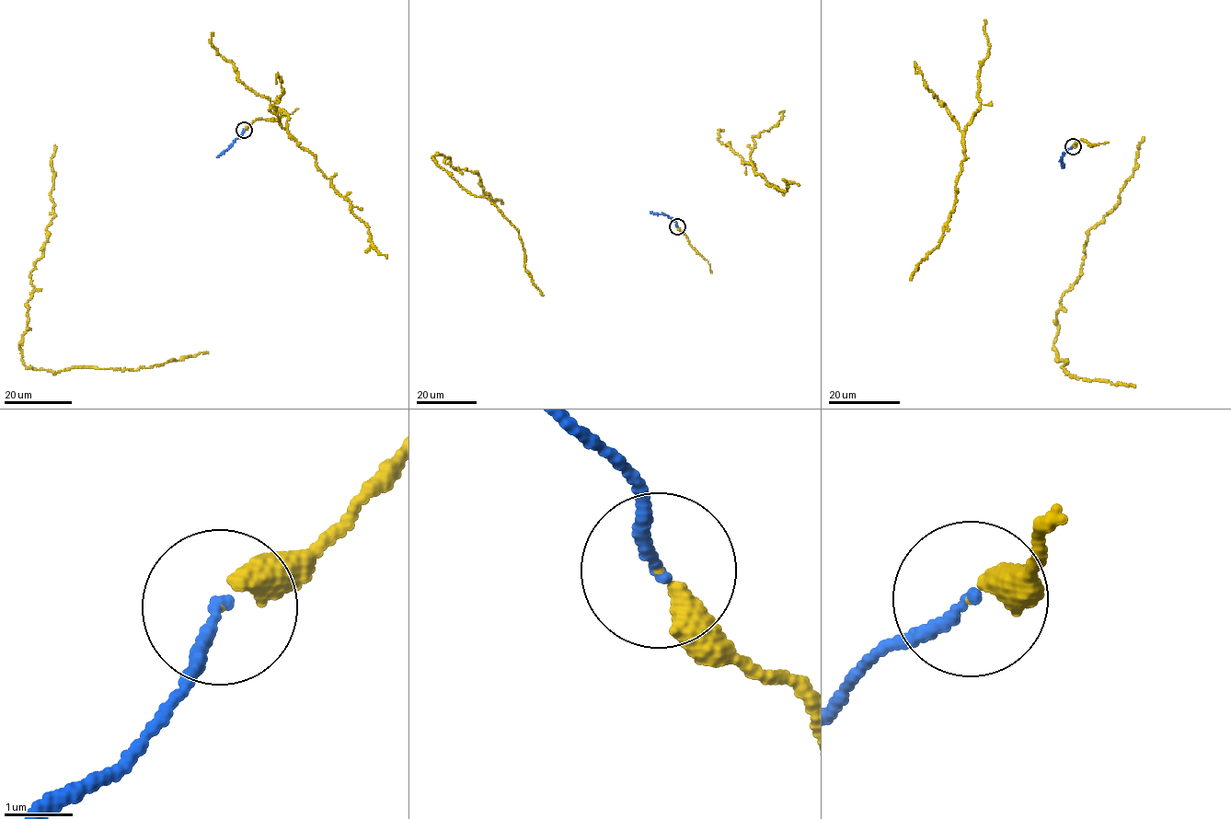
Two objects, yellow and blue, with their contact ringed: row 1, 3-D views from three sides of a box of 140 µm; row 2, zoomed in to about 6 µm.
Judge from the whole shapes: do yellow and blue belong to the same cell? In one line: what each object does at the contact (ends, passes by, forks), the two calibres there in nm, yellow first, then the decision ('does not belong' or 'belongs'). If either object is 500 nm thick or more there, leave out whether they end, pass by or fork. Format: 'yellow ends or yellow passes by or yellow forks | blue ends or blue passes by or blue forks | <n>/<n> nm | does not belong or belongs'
yellow ends | blue ends | 280/180 nm | belongs

